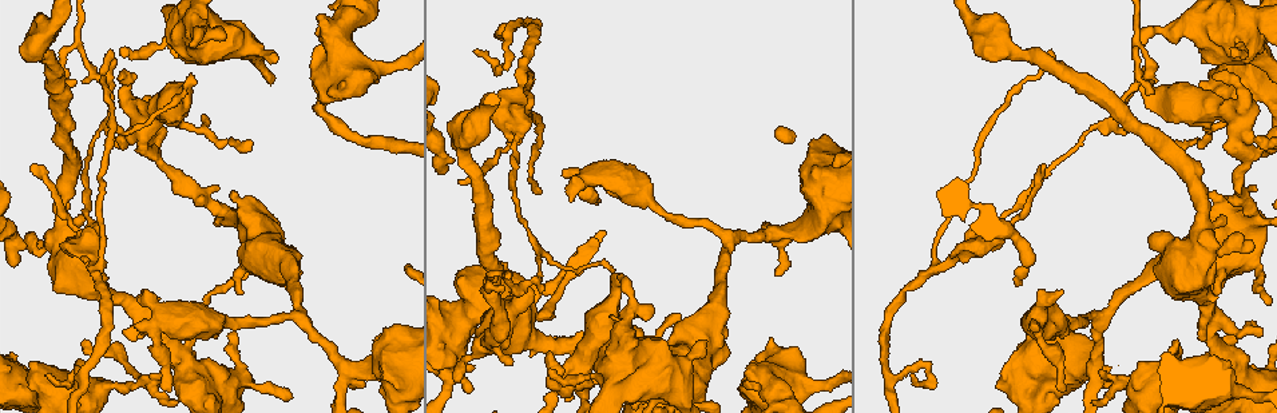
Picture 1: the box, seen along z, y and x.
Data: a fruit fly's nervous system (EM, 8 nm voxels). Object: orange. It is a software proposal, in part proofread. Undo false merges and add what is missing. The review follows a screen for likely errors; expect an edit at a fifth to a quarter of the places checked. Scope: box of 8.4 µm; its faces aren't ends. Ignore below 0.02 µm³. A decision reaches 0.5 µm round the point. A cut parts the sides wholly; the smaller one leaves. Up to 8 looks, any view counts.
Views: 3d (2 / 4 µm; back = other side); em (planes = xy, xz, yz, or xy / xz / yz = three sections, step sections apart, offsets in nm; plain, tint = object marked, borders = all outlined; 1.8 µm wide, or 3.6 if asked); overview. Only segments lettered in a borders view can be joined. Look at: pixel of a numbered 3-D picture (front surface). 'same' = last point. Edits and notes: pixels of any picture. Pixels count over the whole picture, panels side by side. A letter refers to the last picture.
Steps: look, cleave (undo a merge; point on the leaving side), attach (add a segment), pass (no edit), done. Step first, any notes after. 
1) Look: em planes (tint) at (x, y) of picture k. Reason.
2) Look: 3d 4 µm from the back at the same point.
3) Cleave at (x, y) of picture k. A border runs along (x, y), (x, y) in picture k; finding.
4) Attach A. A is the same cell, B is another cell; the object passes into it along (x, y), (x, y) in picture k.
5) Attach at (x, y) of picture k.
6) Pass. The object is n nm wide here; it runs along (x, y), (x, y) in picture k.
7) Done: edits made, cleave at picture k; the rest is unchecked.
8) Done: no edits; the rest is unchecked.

Look: 3d 4 µm at (1096, 370) of picture 1. Three-way junction.

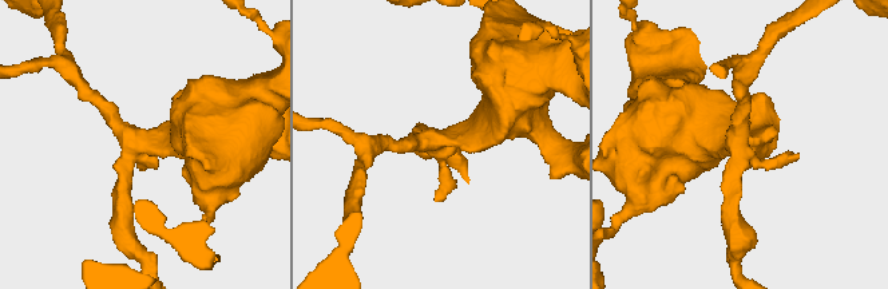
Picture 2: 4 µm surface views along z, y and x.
Look: em xy step 8 (tint) at (437, 139) of picture 2. Shape alone is not enough.

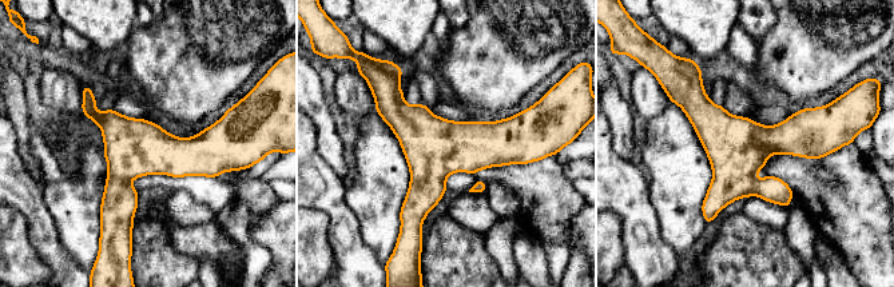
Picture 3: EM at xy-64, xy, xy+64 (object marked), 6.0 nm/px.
Look: em planes (borders) at the same point. Cut it another way.

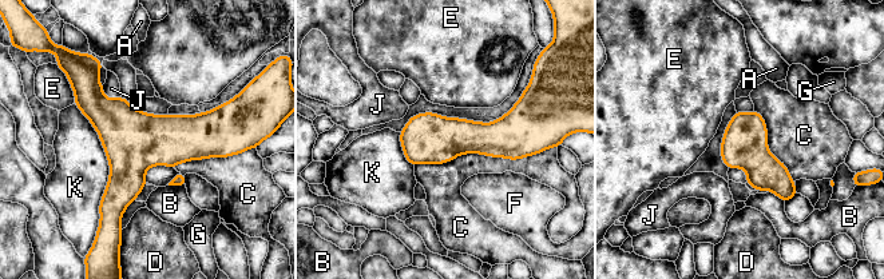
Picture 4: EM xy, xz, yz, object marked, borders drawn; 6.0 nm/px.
Pass. The longest contact is with C, 750 nm; A, B, C, D, E, F, G, J and K are other cells; a border runs along (538, 152), (415, 166) in picture 4; all the same neuron.

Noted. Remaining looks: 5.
Look: 3d 4 µm at (558, 277) of picture 1. Abrupt turn.

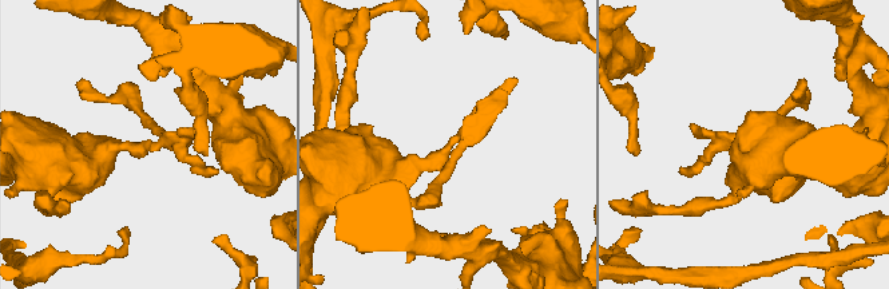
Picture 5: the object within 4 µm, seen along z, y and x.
Look: em planes (plain) at (151, 145) of picture 5. Need the tissue.

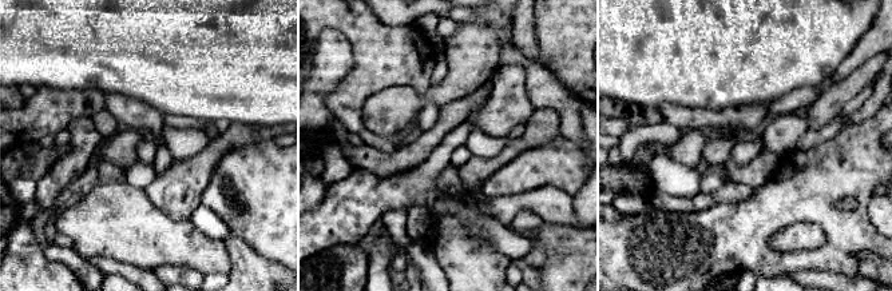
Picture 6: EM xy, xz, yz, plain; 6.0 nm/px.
Look: em planes (borders) at the same point.

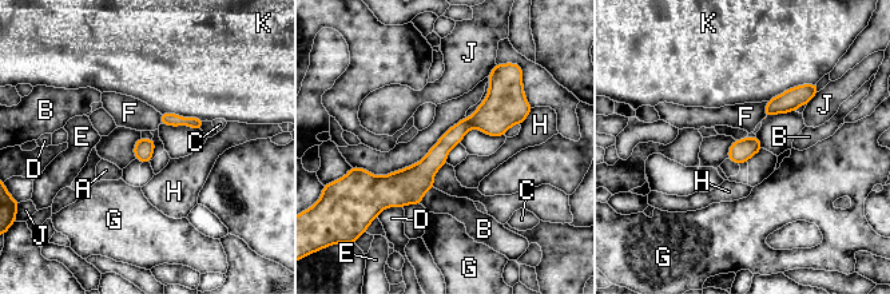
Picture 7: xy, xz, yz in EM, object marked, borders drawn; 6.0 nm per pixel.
Pass. The longest contact is with K, 300 nm; A, B, C, D, E, F, G, H, J and K are other cells; all the same neuron.

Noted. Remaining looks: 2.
Look: em 3.6 µm planes (borders) at (32, 166) of picture 1. An open end.

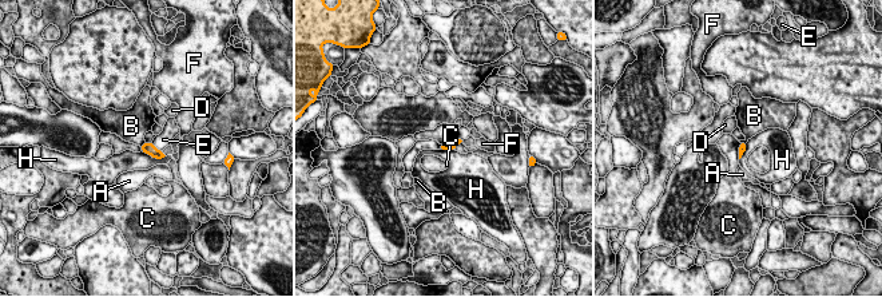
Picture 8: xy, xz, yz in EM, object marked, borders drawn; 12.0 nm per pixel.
Pass. A, B, C, D, E, F and H are other cells; a border runs along (142, 150), (157, 158), (167, 155) in picture 8; no lettered segment goes on from it.

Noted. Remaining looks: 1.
Done: no edits; the rest is unchecked.

